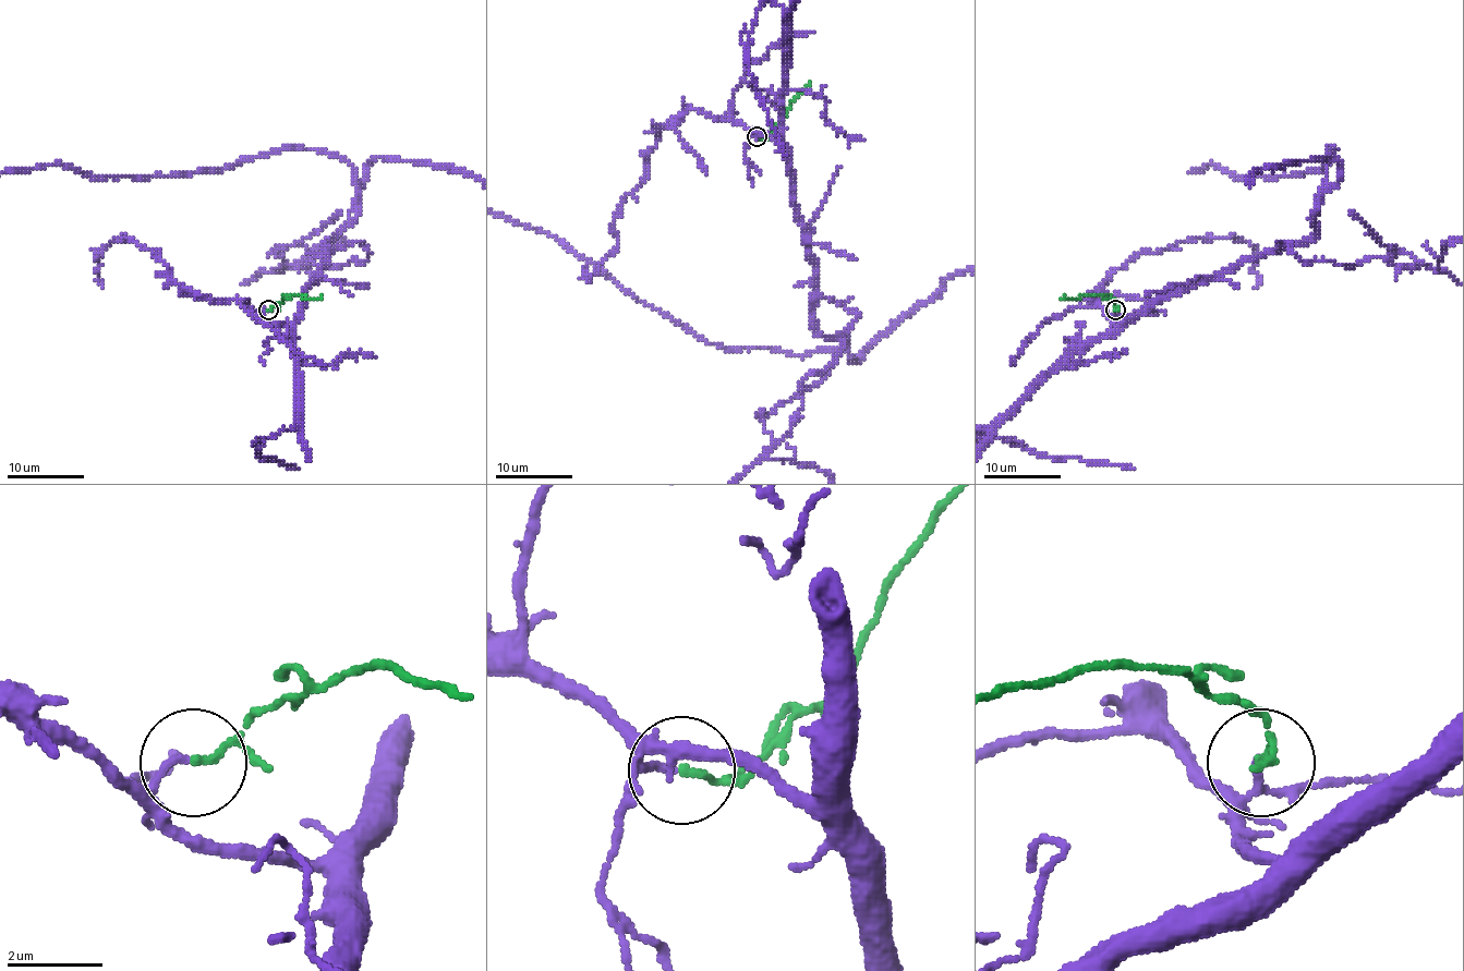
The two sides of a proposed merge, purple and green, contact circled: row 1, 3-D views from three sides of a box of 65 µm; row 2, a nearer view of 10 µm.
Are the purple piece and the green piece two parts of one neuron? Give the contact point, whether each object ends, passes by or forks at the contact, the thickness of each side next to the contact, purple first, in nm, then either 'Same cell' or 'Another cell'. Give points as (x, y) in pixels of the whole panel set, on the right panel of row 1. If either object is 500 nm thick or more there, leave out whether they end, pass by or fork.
Place: (1115, 310). At the ring purple passes by. At the ring green passes by. Thickness 100 nm (purple) against 100 nm. Same cell

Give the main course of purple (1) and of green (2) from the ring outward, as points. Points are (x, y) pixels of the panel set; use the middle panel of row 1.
1: (754, 136), (786, 158), (812, 324), (842, 347), (705, 342), (553, 237)
2: (757, 136), (766, 136), (784, 121), (796, 96), (811, 85)

